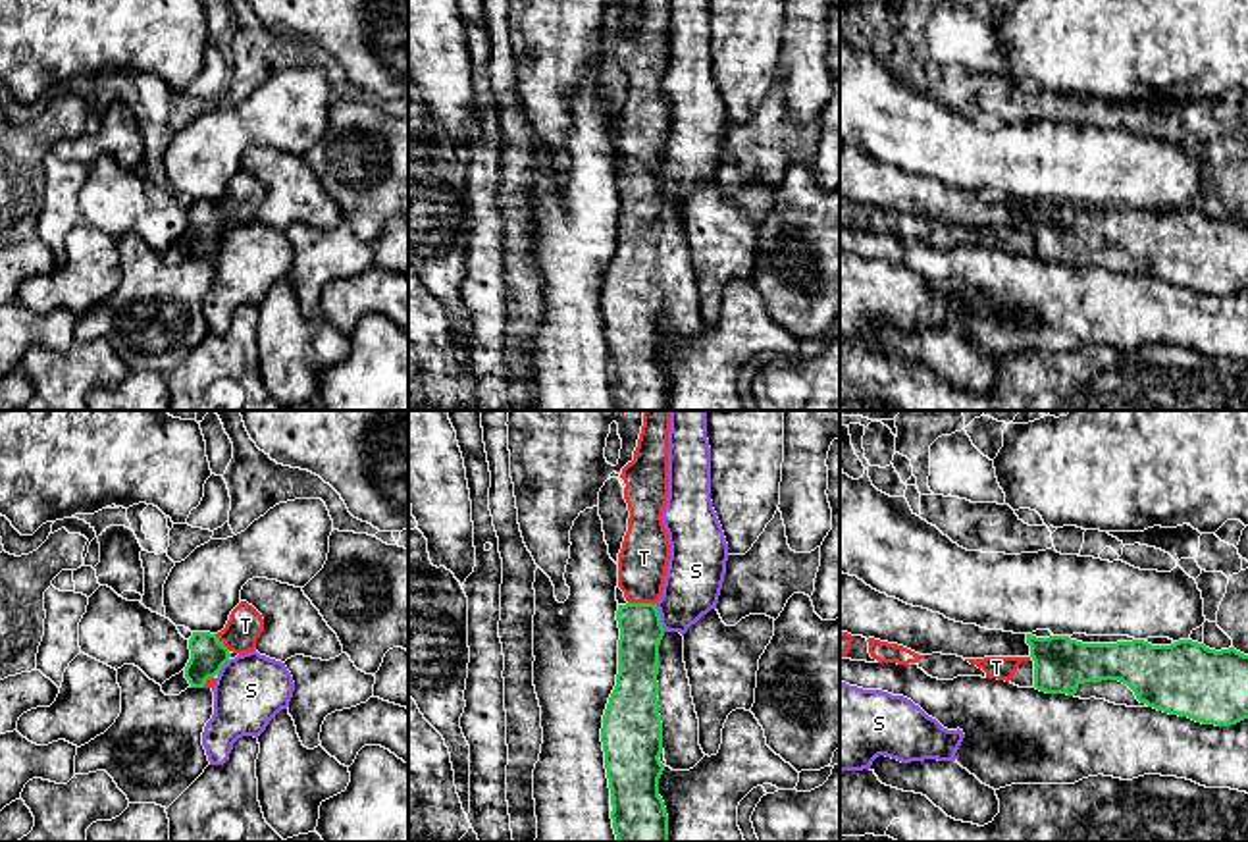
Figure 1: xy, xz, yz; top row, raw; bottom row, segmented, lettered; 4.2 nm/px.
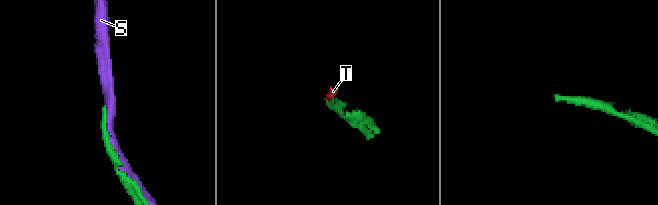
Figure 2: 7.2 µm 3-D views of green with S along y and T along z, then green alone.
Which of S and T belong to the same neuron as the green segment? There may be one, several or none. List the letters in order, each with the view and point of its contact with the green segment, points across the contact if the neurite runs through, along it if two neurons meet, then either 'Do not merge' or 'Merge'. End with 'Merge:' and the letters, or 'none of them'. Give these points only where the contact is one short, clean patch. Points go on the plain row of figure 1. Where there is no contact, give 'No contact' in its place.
S: Touches green at xz (659, 185). Do not merge
T: Touches green at xz (642, 172). Path across: xz (640, 193), (642, 172), (644, 126). Merge
Merge: T

